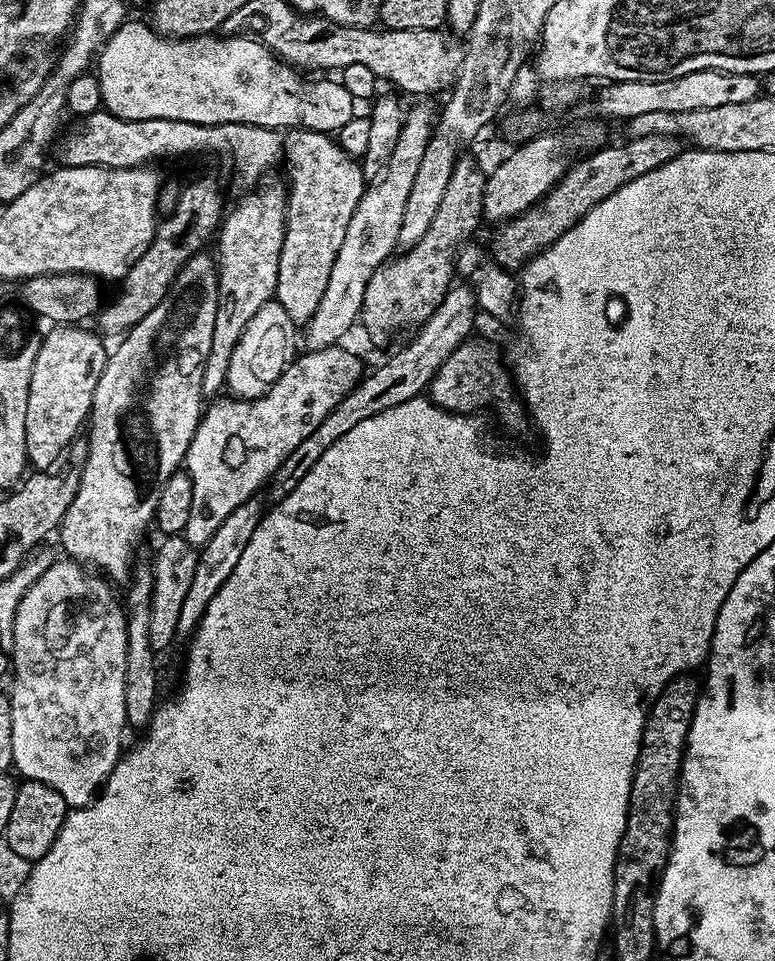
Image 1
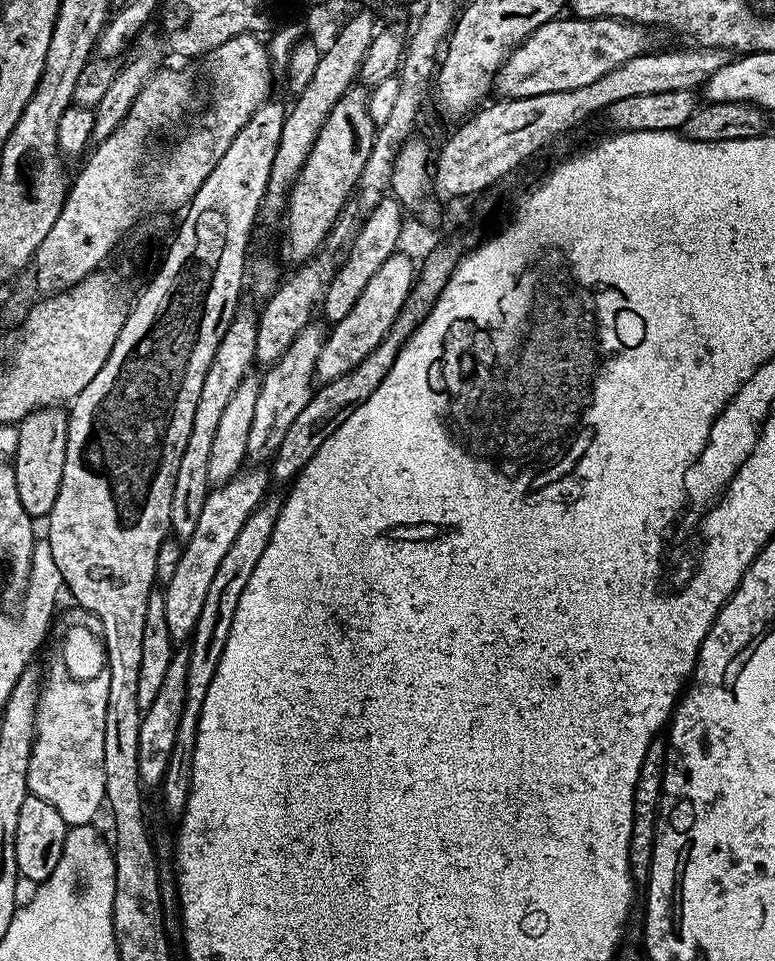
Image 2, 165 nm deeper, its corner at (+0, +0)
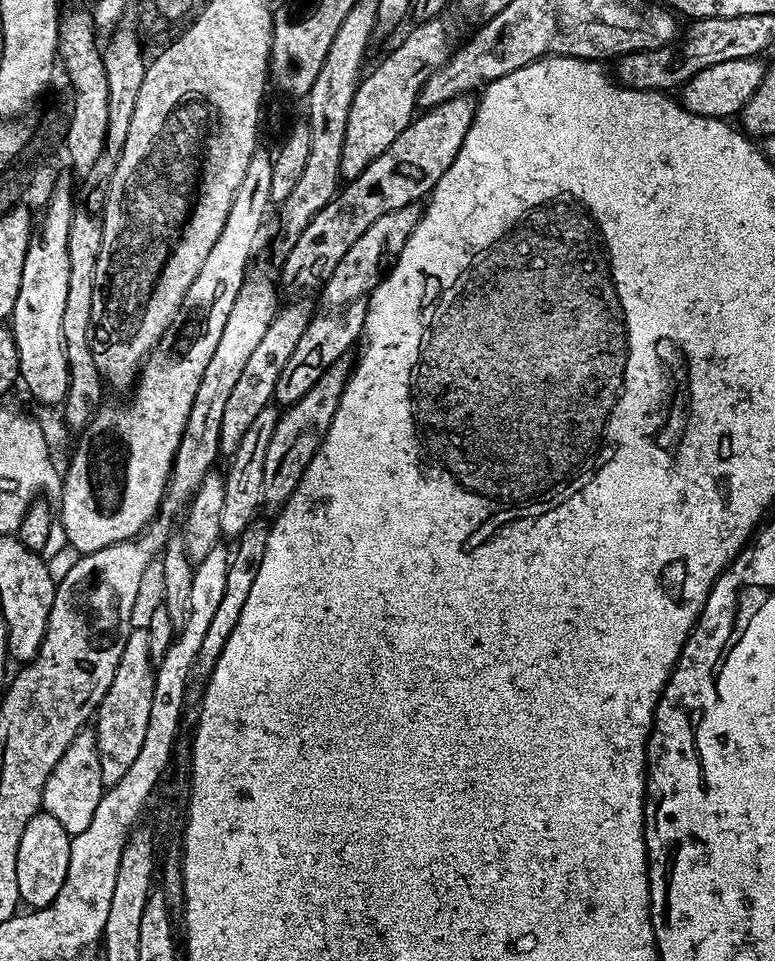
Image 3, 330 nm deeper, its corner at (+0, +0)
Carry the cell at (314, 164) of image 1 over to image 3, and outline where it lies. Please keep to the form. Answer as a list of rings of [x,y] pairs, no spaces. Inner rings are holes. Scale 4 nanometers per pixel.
[[[435,18],[417,23],[413,32],[356,85],[350,114],[346,118],[346,138],[340,158],[340,175],[345,181],[362,174],[369,162],[378,158],[378,154],[382,154],[382,150],[386,150],[386,146],[390,146],[390,142],[394,142],[394,138],[412,123],[417,111],[416,99],[423,84],[451,58],[454,51],[452,36],[442,21]]]

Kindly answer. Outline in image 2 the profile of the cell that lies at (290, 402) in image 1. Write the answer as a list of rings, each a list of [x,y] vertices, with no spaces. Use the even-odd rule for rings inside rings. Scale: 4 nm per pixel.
[[[252,466],[252,469],[241,470],[236,476],[227,480],[225,484],[213,487],[206,498],[206,506],[202,506],[202,514],[198,517],[198,526],[194,529],[194,534],[183,541],[181,557],[178,558],[178,566],[175,567],[174,578],[166,585],[163,585],[164,601],[166,602],[166,626],[170,626],[170,634],[173,641],[187,641],[192,635],[194,626],[198,622],[198,614],[202,614],[202,602],[206,602],[206,594],[210,590],[210,582],[214,578],[214,573],[218,571],[218,565],[222,562],[226,550],[230,550],[230,545],[234,543],[234,538],[238,538],[238,530],[242,530],[242,522],[250,518],[250,514],[259,506],[270,488],[270,476],[264,472],[260,466]]]

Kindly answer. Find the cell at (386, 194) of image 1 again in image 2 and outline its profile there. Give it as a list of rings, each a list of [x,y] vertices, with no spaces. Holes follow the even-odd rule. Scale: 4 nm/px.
[[[308,323],[293,338],[286,354],[282,354],[282,358],[271,365],[265,371],[268,373],[260,380],[258,402],[254,402],[254,422],[250,422],[249,461],[264,462],[275,456],[276,451],[280,448],[282,438],[286,438],[286,430],[290,430],[290,422],[294,422],[294,418],[298,418],[298,414],[302,414],[306,402],[310,402],[316,380],[318,354],[322,354],[326,335],[326,328],[323,328],[325,325],[316,323]]]

